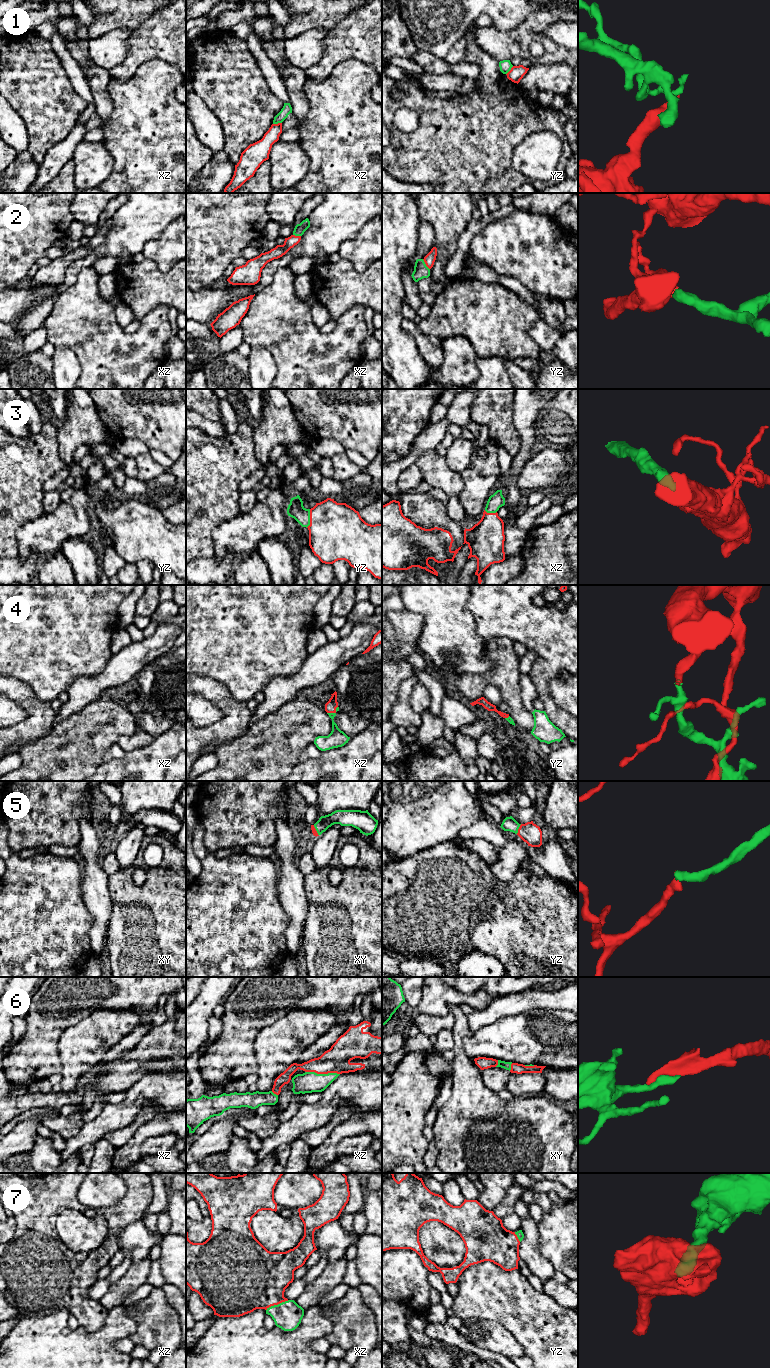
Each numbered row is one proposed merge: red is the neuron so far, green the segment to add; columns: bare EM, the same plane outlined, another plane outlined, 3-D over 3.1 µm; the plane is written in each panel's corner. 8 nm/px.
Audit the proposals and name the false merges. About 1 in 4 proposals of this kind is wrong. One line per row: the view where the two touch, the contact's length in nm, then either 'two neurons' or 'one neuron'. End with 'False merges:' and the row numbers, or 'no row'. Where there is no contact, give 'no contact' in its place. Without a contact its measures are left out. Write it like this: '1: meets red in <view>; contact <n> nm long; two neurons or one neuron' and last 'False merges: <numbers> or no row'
1: meets red in xz; contact 70 nm long; two neurons
2: meets red in yz; contact 110 nm long; one neuron
3: meets red in yz; contact 160 nm long; one neuron
4: meets red in xz; contact 110 nm long; one neuron
5: meets red in yz; contact 90 nm long; one neuron
6: meets red in xz; contact 280 nm long; one neuron
7: meets red in xz; contact 200 nm long; one neuron
False merges: 1

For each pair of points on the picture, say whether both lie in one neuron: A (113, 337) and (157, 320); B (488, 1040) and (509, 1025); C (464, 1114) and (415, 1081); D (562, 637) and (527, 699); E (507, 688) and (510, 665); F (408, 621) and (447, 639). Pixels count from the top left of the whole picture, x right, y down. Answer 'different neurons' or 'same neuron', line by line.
A: same neuron
B: same neuron
C: different neurons
D: different neurons
E: same neuron
F: different neurons

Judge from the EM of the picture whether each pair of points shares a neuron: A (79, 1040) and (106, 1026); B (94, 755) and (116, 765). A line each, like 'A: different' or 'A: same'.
A: same
B: different

